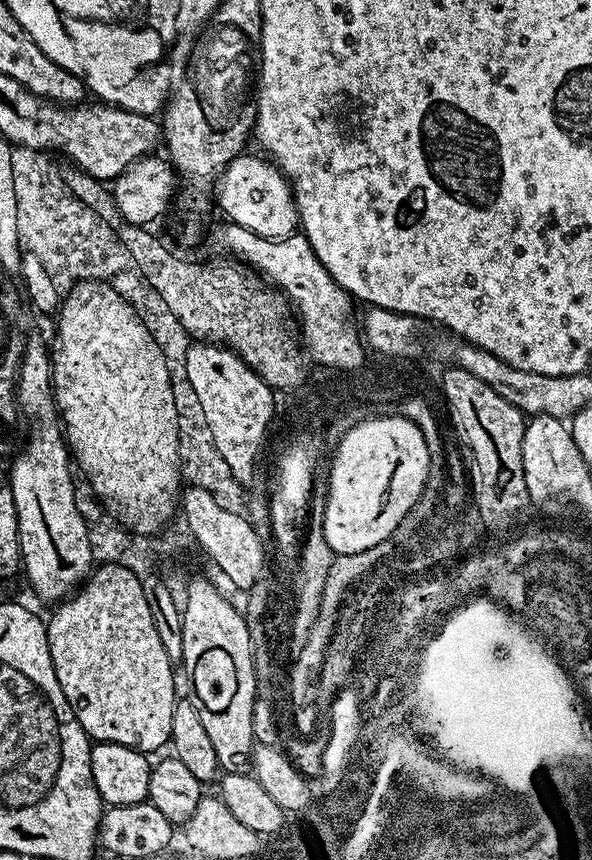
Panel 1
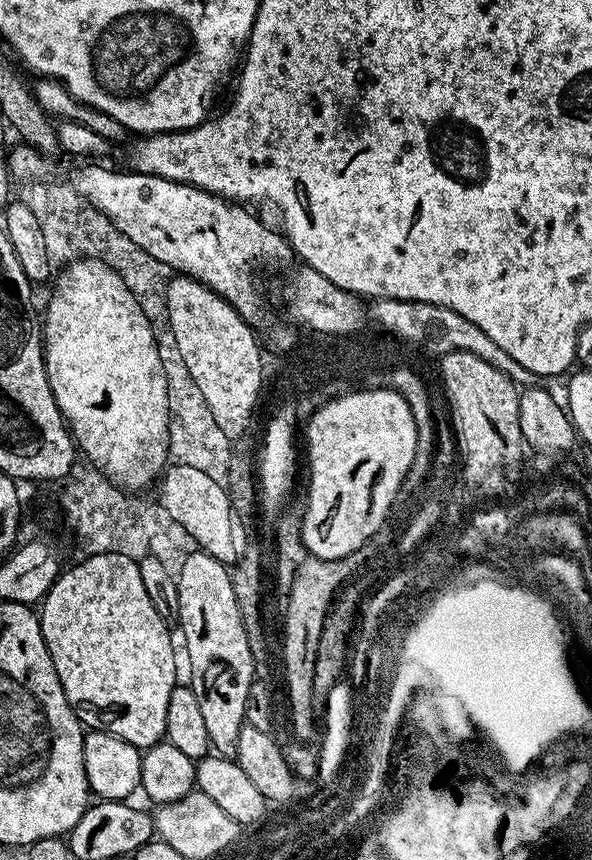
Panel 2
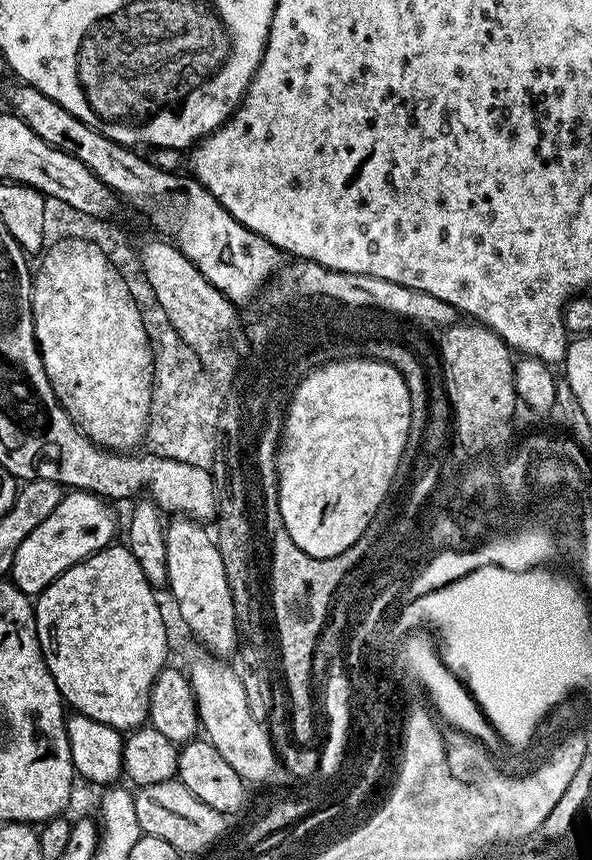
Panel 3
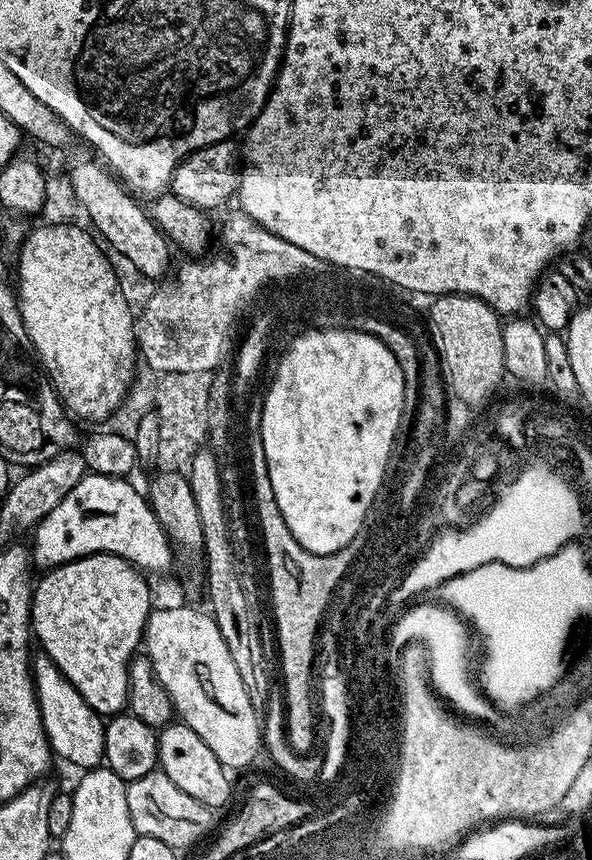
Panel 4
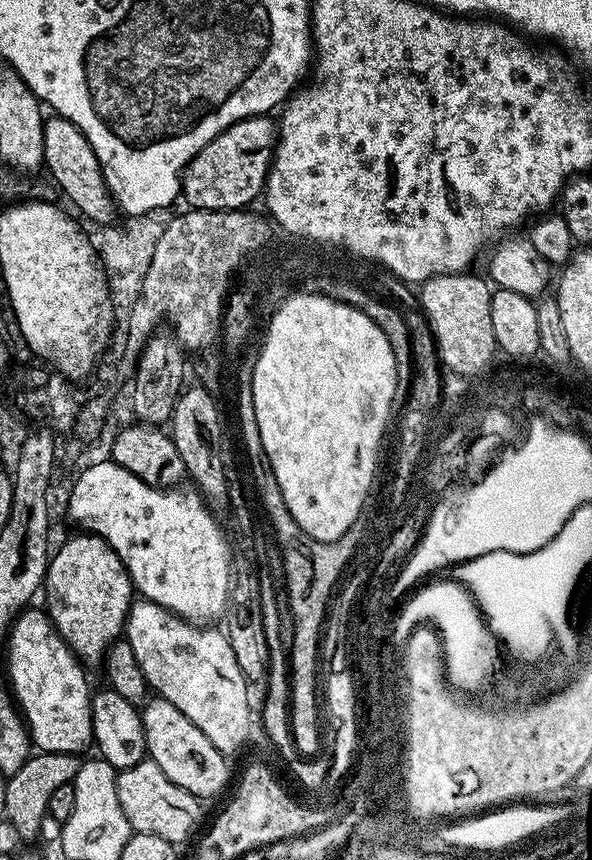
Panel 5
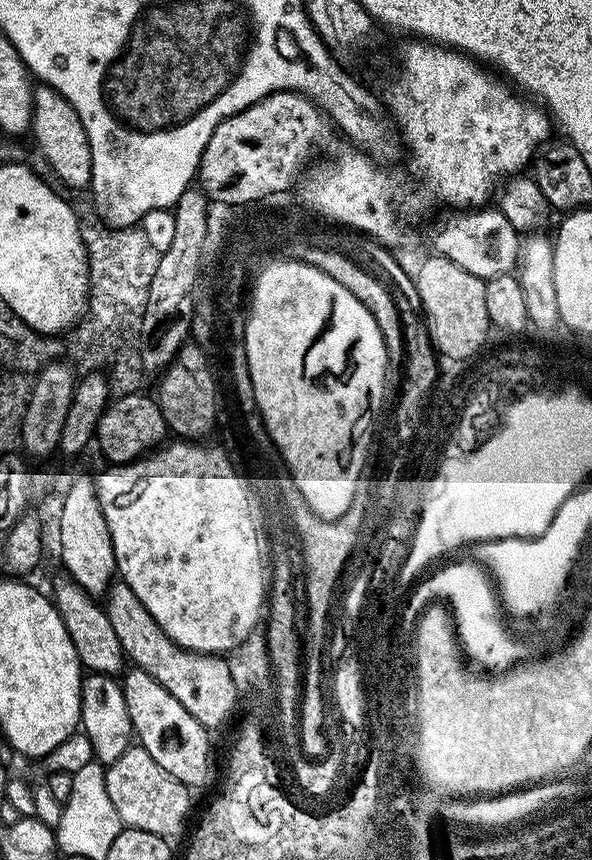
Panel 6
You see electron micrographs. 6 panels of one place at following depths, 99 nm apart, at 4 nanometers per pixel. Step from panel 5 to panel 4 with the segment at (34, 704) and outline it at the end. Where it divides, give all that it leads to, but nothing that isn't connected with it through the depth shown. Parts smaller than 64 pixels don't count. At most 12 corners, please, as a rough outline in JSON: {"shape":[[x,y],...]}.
{"shape":[[49,656],[31,661],[53,753],[101,767],[105,721]]}

